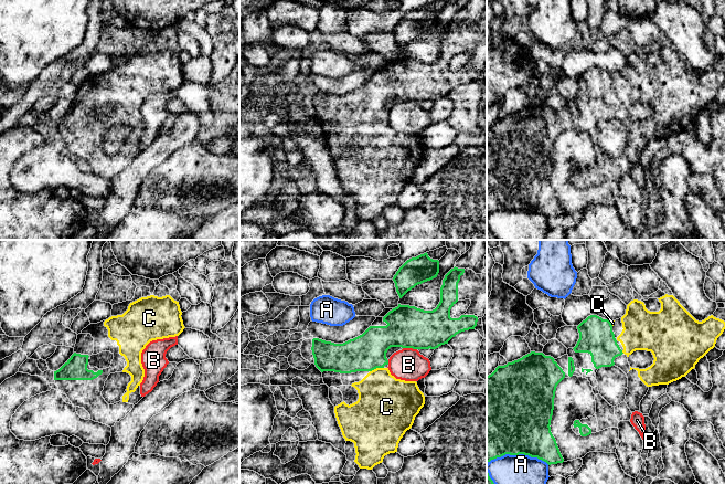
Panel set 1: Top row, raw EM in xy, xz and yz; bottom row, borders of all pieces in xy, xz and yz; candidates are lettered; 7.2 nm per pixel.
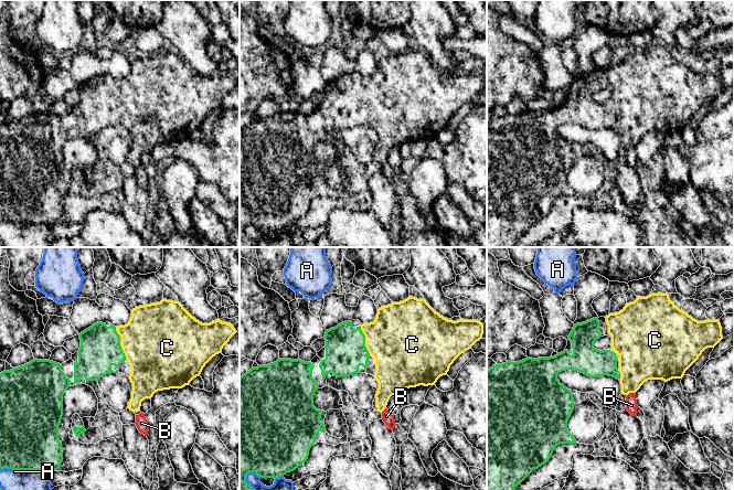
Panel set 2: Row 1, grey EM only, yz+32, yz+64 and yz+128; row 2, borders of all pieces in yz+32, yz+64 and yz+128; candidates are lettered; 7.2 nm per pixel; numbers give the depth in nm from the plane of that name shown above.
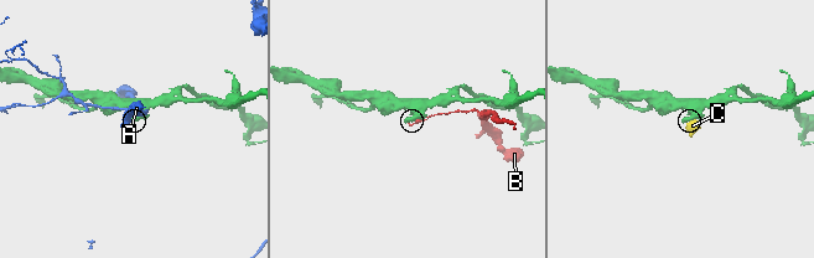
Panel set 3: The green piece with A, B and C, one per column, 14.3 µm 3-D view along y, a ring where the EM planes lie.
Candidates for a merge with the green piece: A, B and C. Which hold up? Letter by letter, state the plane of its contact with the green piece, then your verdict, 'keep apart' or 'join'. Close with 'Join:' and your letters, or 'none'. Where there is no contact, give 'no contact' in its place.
A: contact in yz; keep apart
B: contact in xz; keep apart
C: contact in xz; join
Join: C

